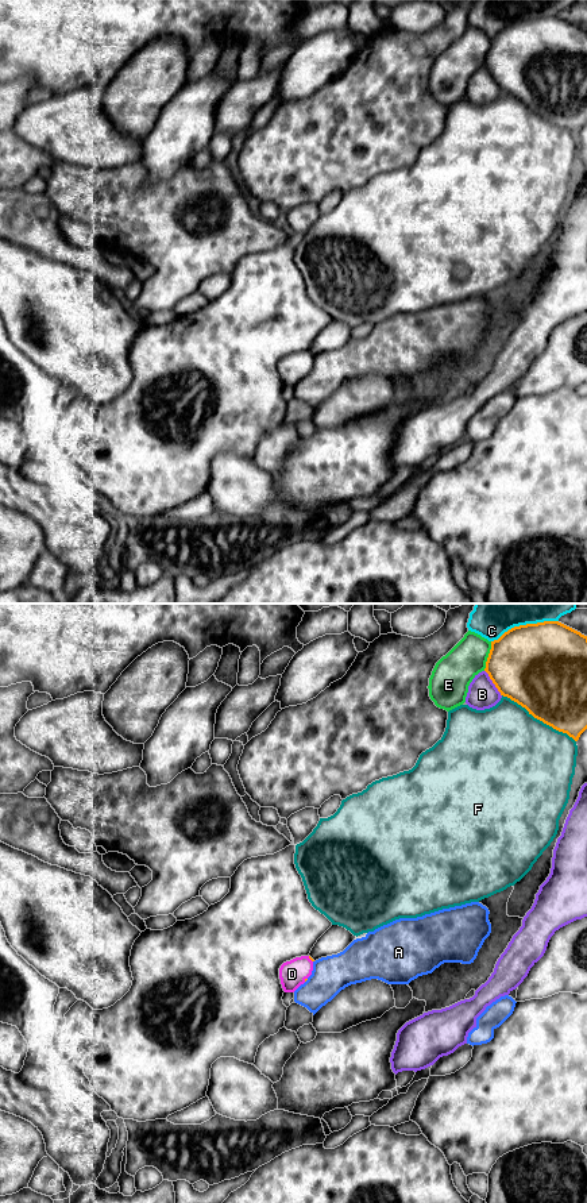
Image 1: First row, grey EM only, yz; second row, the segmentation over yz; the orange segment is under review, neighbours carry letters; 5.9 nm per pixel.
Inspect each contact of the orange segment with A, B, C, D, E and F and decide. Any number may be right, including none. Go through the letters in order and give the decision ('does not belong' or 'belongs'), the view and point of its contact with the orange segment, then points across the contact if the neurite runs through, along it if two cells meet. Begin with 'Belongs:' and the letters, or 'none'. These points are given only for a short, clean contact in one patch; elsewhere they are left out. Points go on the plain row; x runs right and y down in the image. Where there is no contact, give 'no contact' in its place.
Belongs: D
A: does not belong | no contact
B: does not belong | yz (493, 77)
C: does not belong | yz (524, 20)
D: belongs | yz (309, 353)
E: does not belong | yz (489, 51)
F: does not belong | yz (539, 114)

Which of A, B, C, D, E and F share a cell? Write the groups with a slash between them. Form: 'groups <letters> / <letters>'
groups A / B / C / D / E / F

